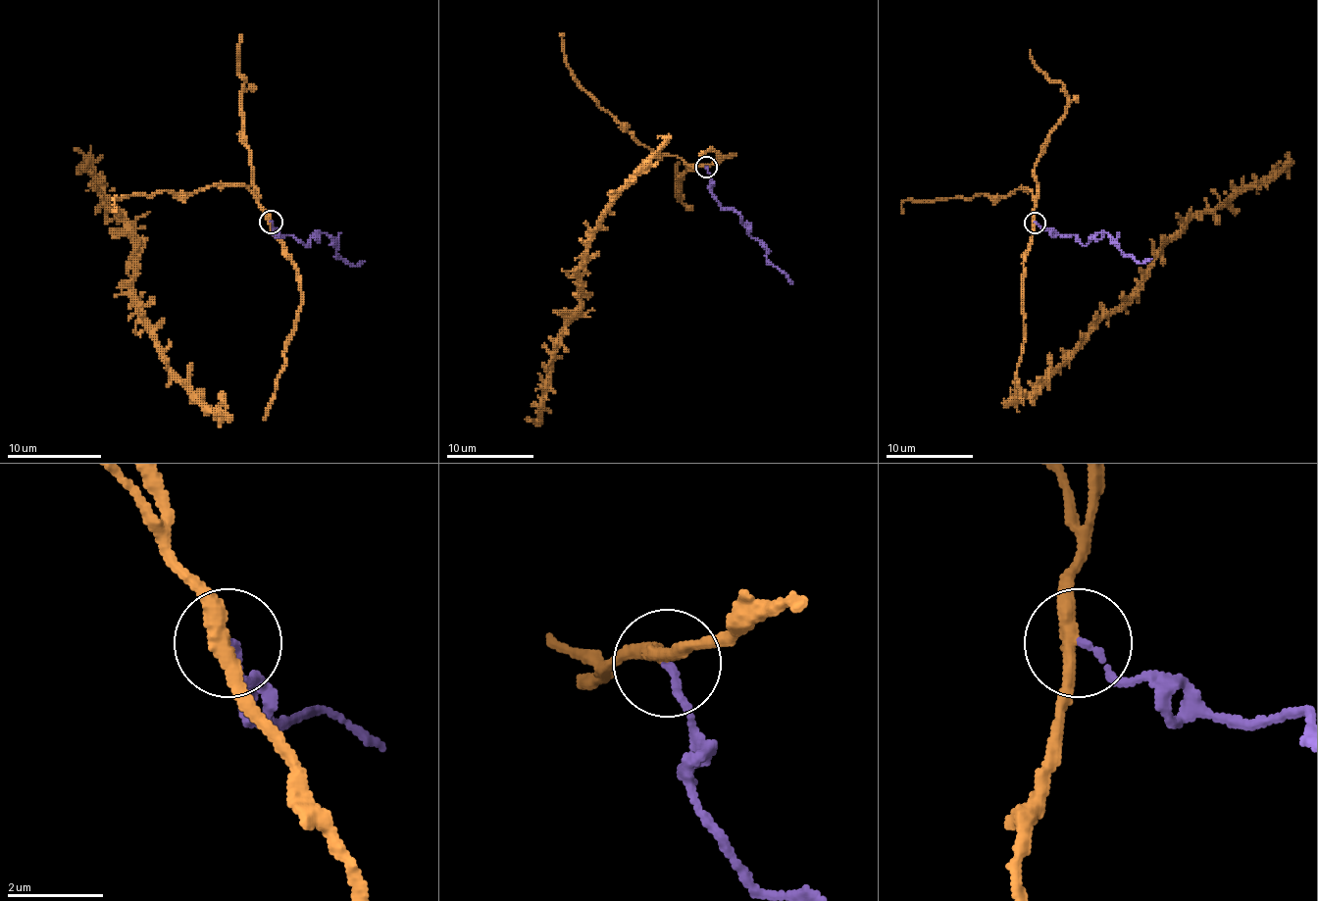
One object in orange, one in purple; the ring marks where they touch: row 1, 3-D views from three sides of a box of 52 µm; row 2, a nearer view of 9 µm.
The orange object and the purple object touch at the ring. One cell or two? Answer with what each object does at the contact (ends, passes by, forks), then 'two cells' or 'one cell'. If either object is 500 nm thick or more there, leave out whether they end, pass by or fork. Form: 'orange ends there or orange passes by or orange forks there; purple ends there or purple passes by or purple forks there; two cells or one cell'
orange passes by; purple ends there; two cells

